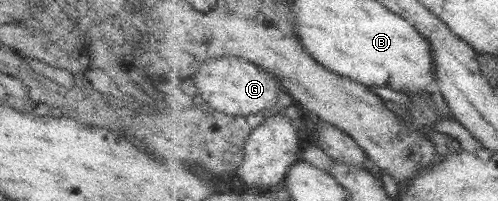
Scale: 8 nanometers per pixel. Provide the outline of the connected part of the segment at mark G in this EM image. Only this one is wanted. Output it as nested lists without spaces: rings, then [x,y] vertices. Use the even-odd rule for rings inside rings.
[[[220,56],[209,59],[201,71],[187,82],[184,92],[195,95],[196,99],[211,103],[216,110],[232,116],[260,114],[263,110],[275,107],[279,101],[279,91],[283,88],[280,80],[265,68],[248,59],[237,56]],[[195,79],[195,81],[193,81]],[[199,95],[199,97],[197,97]]]

